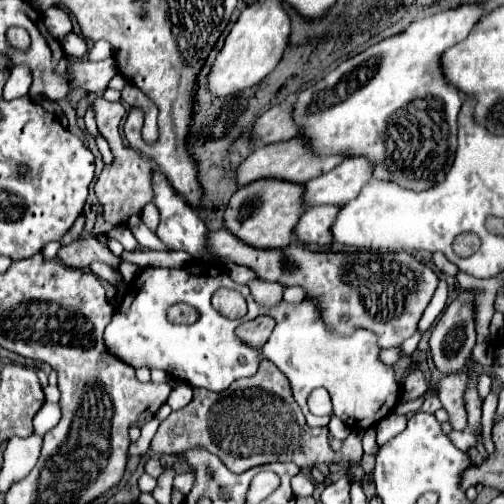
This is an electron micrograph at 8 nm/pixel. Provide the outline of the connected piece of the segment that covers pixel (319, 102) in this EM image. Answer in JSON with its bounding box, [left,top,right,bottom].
[293,2,487,190]

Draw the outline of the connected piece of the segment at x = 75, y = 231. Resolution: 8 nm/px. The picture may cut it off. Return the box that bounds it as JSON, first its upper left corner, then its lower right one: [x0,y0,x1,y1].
[63,216,85,244]

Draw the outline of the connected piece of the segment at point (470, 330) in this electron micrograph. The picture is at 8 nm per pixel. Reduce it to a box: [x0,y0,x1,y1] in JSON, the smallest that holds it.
[429,292,475,374]

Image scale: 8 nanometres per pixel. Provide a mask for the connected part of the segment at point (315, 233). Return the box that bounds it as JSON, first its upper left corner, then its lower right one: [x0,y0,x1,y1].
[295,204,341,246]

